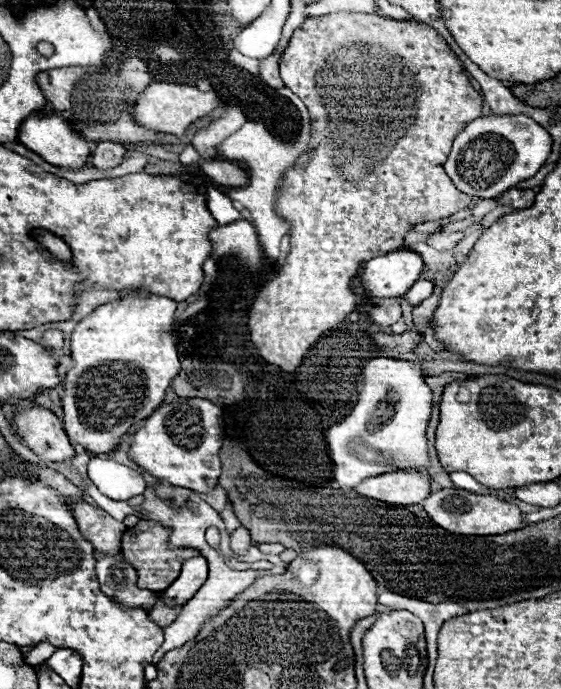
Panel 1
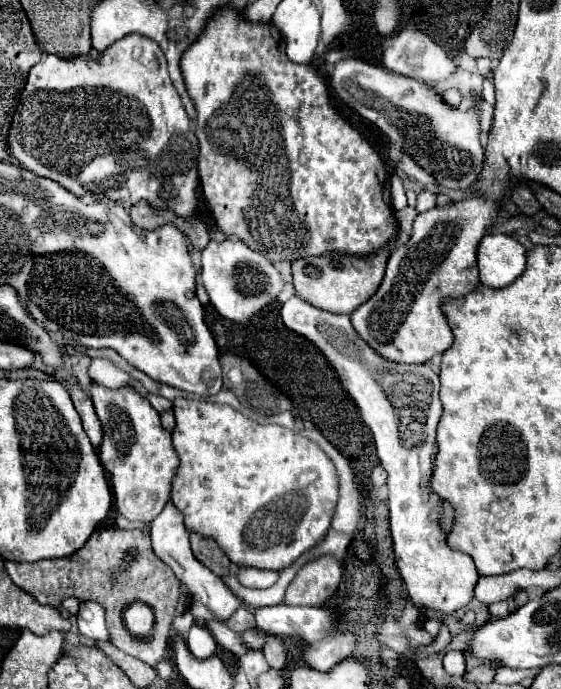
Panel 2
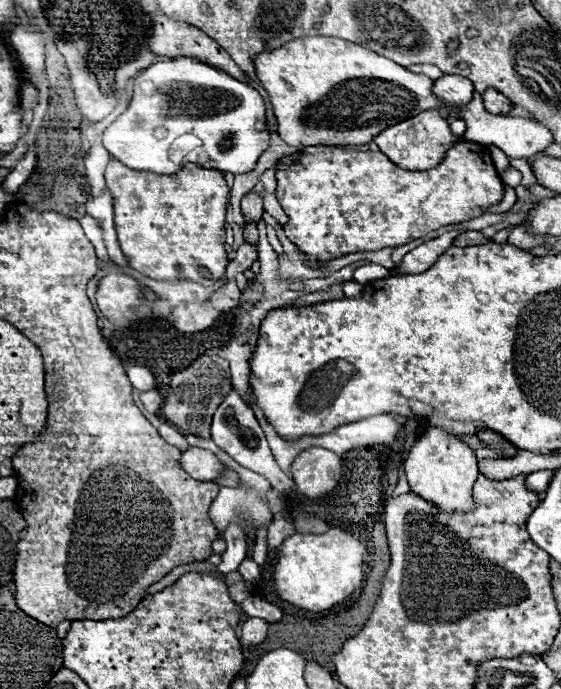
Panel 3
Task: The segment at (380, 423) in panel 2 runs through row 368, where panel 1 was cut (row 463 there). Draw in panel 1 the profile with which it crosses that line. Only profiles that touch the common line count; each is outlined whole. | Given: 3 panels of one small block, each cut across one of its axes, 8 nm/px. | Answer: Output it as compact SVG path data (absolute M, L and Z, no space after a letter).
M372 358L366 366L364 366L364 388L360 392L360 400L358 404L354 406L352 414L340 422L340 424L334 424L328 434L326 434L326 440L328 440L328 448L330 448L330 456L334 460L334 480L344 486L344 488L354 488L358 486L358 482L374 476L374 474L386 474L390 470L418 470L418 472L424 472L428 474L430 470L430 456L428 456L428 440L426 440L426 426L428 426L428 420L430 420L430 412L432 412L432 390L430 386L424 382L424 364L414 364L414 362L406 362L406 360L394 360L394 358Z

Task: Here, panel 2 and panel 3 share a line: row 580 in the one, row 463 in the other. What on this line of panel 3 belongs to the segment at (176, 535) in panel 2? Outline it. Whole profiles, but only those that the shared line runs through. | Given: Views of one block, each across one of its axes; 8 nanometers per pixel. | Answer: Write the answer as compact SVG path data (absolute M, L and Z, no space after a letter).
M188 448L186 452L182 452L180 466L192 478L206 480L206 482L210 482L210 480L214 482L226 470L226 466L210 450L204 450L204 448Z

